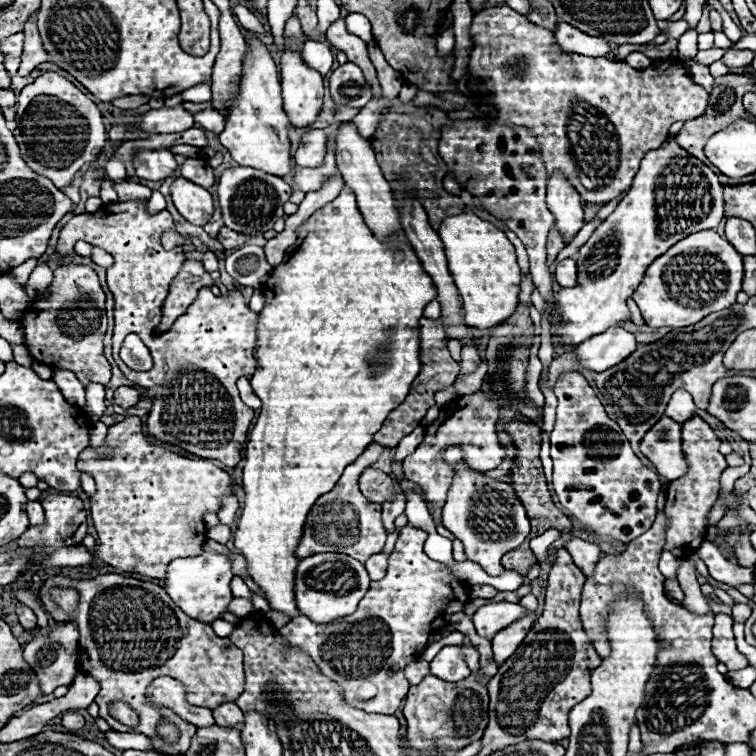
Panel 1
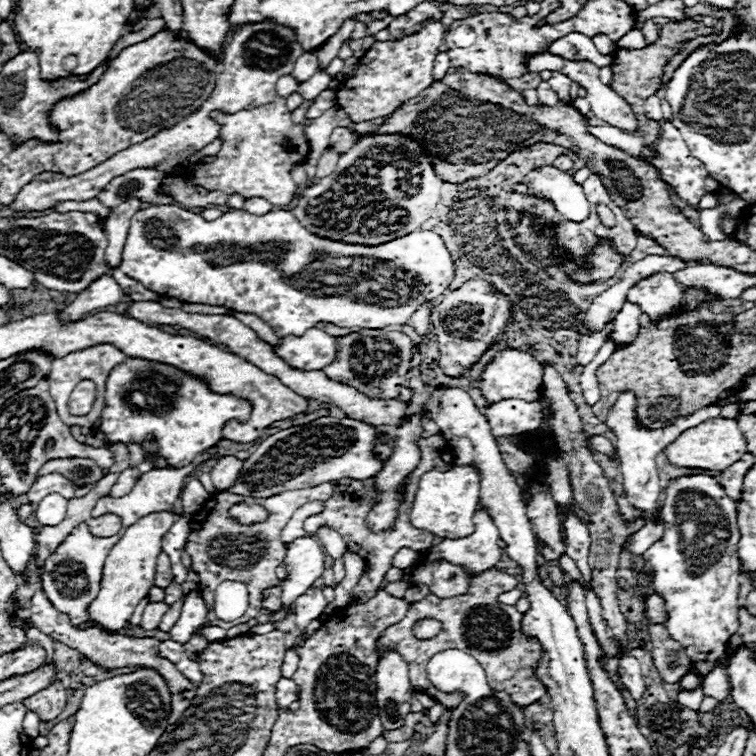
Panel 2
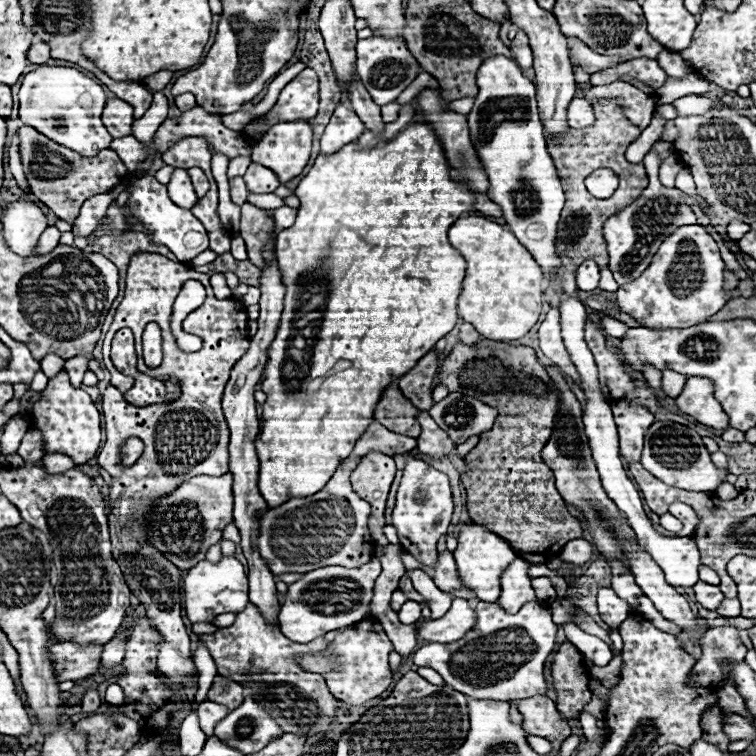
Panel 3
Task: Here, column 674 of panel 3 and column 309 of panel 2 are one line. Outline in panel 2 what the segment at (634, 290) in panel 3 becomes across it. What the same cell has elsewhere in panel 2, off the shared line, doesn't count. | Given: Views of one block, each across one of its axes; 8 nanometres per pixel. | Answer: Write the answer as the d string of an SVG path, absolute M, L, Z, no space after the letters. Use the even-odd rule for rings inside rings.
M176 204L170 206L150 206L144 208L142 212L138 212L132 220L130 220L130 230L128 230L128 238L124 244L124 252L122 252L122 262L120 262L120 270L138 280L144 288L164 296L164 298L176 298L180 302L192 302L192 304L208 304L208 306L226 306L232 308L236 312L246 312L246 314L256 314L260 316L264 322L268 322L272 326L272 330L282 338L288 334L302 334L308 328L314 328L316 322L332 322L340 328L350 328L350 326L358 326L358 328L386 328L386 326L402 326L410 320L410 316L424 304L424 302L432 302L438 296L444 294L444 290L454 282L456 278L456 270L454 270L454 260L444 244L444 240L430 230L416 230L410 232L406 236L400 236L396 240L384 242L384 244L376 244L376 246L366 246L366 244L348 244L348 242L338 242L338 240L328 240L328 238L320 238L314 236L310 230L306 230L292 212L288 210L272 210L264 216L254 216L248 214L244 210L234 210L228 212L224 216L220 216L218 220L206 222L200 214L188 212Z

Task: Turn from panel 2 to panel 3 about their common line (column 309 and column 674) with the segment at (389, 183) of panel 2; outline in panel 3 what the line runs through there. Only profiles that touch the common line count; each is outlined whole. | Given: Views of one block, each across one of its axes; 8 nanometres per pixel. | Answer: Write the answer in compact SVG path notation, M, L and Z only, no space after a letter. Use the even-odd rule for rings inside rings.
M650 150L642 162L644 162L644 168L650 178L648 188L642 192L642 196L638 200L634 200L634 204L630 204L630 206L626 206L626 210L610 216L604 224L604 238L608 242L608 254L610 254L610 270L618 282L618 286L630 284L650 266L654 254L658 252L658 246L662 244L662 240L666 236L670 236L670 232L674 232L674 228L678 228L682 224L696 224L694 212L690 210L690 206L686 206L676 196L678 194L676 188L668 190L660 184L658 154L654 150Z

